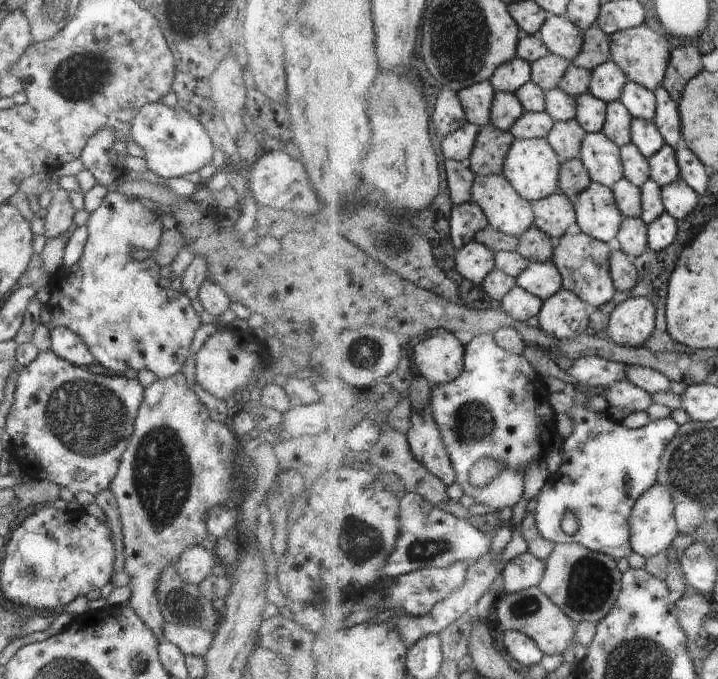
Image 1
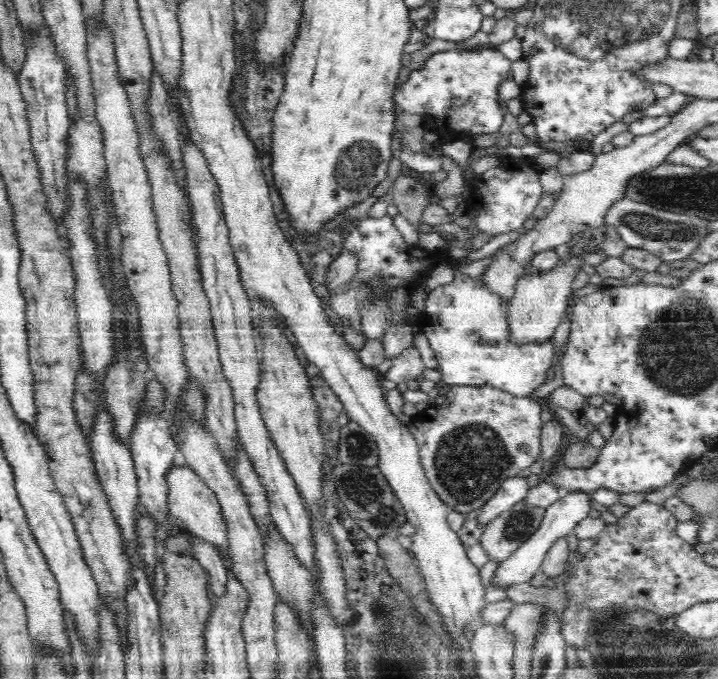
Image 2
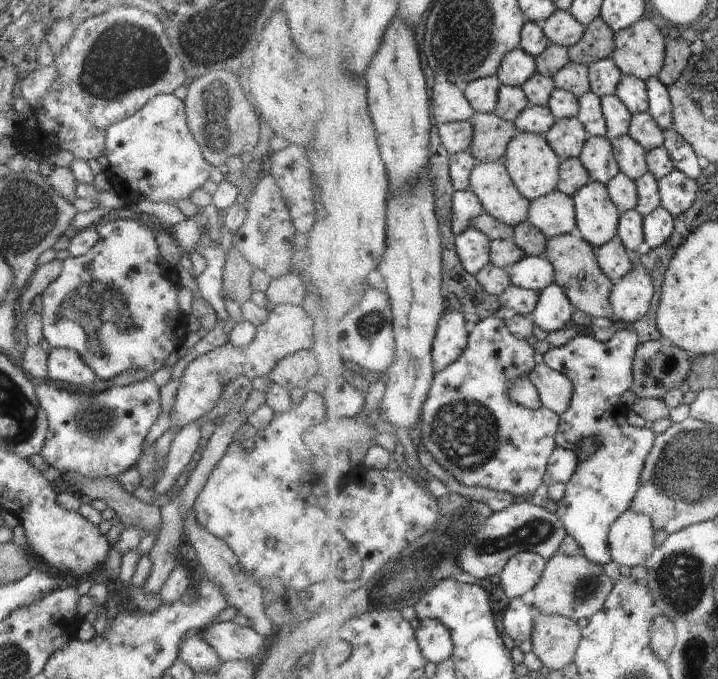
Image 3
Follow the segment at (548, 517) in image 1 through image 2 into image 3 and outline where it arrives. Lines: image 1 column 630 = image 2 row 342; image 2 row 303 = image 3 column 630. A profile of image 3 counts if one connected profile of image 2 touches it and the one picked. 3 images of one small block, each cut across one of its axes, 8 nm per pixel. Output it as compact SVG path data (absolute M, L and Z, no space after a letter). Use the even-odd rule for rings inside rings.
M617 326L615 335L608 342L596 340L594 336L578 335L561 347L553 347L544 354L544 360L552 368L568 375L575 382L575 394L570 410L563 414L564 424L561 426L560 436L557 442L567 449L576 450L578 446L584 447L587 438L595 438L598 450L580 461L580 466L574 474L574 478L567 484L564 498L559 503L558 516L566 523L567 532L579 542L583 553L596 564L610 564L614 561L610 544L610 533L617 520L633 508L634 499L642 488L644 472L649 454L653 451L657 442L657 434L647 427L634 427L628 422L630 406L625 403L623 397L634 386L634 360L636 350L641 343L641 336L637 332Z

